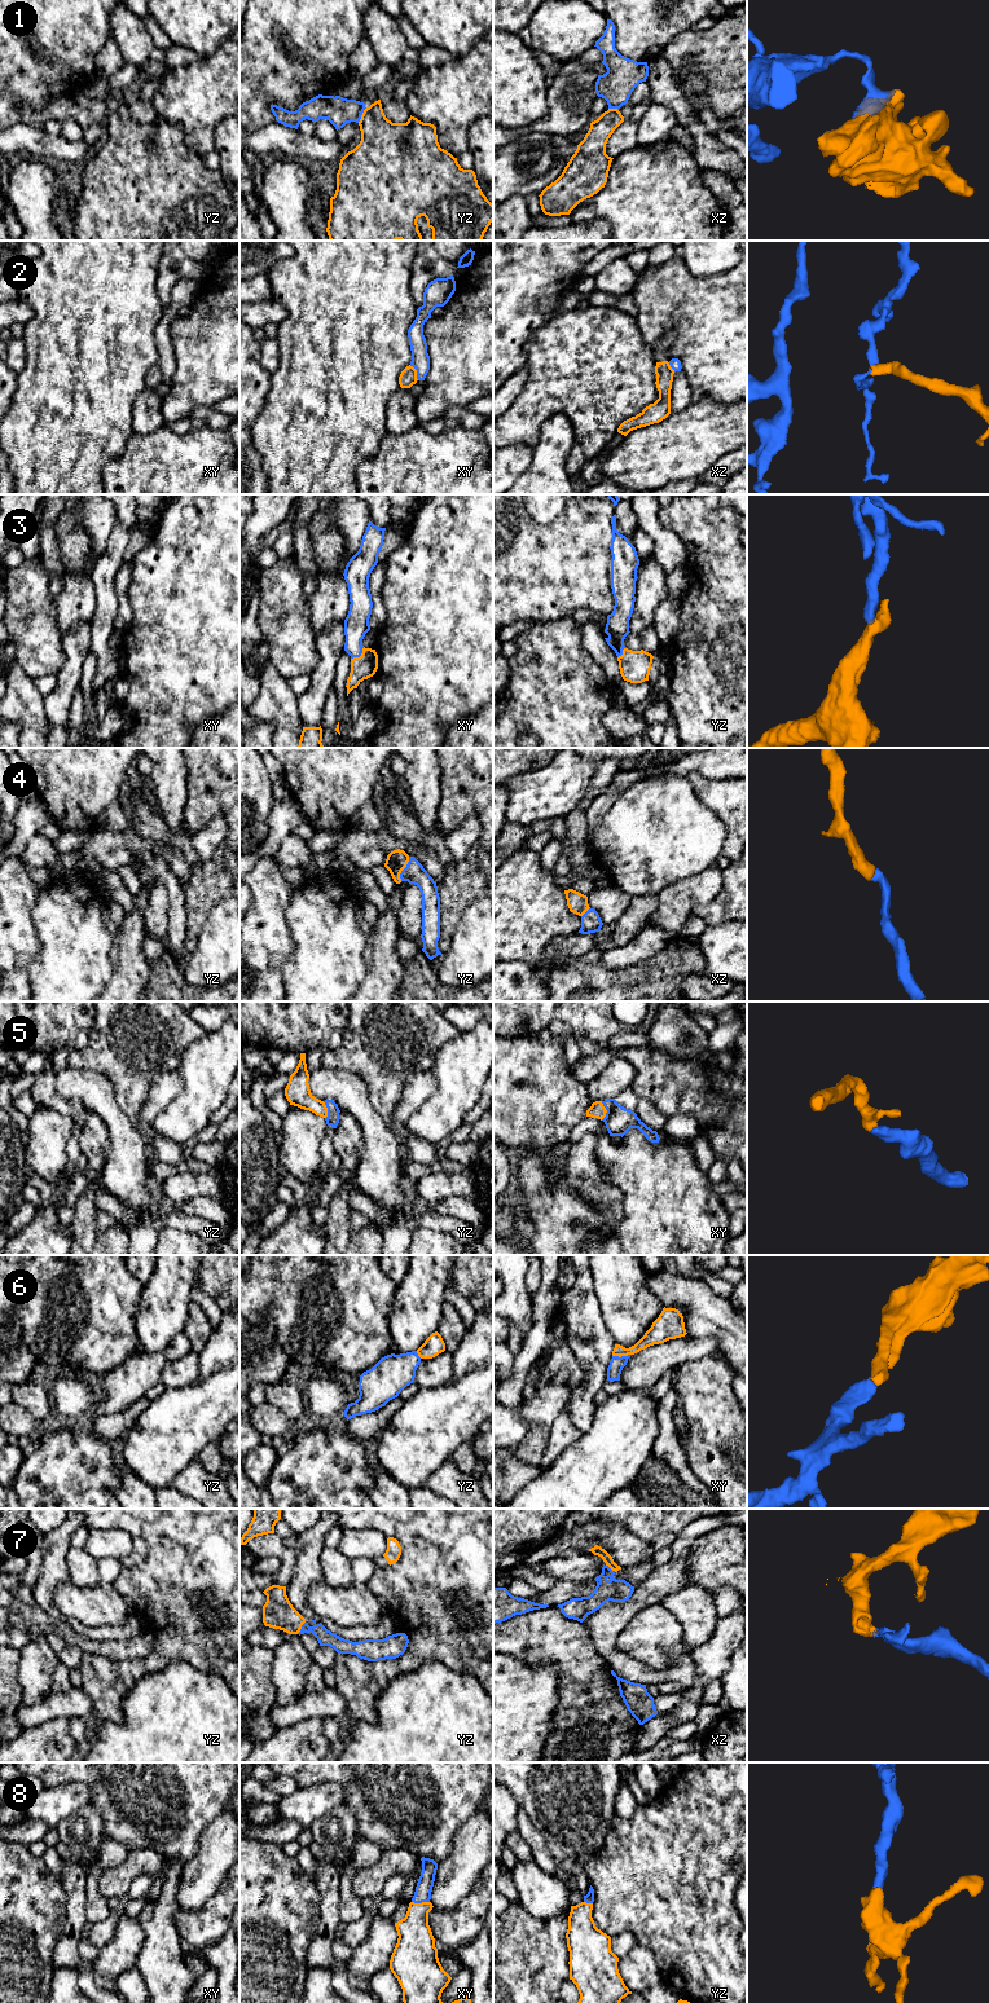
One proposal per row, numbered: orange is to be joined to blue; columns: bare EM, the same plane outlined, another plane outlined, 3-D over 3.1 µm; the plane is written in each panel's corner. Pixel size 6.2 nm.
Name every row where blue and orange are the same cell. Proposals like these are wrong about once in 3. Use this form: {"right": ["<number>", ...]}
{"right": ["3", "4", "5", "6", "7", "8"]}

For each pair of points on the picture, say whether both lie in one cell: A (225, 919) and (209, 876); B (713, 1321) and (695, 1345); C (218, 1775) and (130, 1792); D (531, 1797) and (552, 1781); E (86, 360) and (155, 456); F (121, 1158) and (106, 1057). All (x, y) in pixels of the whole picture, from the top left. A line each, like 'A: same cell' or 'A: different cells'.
A: different cells
B: different cells
C: same cell
D: same cell
E: different cells
F: different cells

